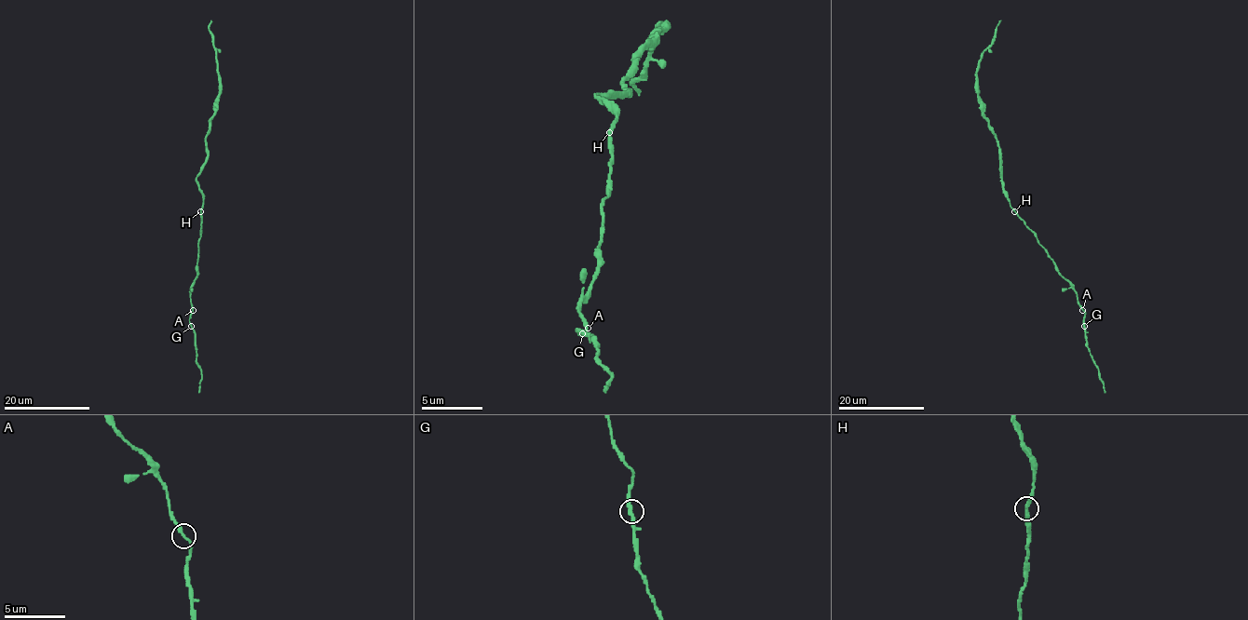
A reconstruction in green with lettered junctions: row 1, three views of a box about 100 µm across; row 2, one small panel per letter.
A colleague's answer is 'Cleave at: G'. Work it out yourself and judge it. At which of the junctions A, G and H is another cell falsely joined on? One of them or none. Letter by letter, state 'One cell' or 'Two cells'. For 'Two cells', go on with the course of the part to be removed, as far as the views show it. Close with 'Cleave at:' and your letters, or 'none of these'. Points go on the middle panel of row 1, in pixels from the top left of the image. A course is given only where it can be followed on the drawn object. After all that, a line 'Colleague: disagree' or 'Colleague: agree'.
A: One cell
G: One cell
H: One cell
Cleave at: none of these
Colleague: disagree

